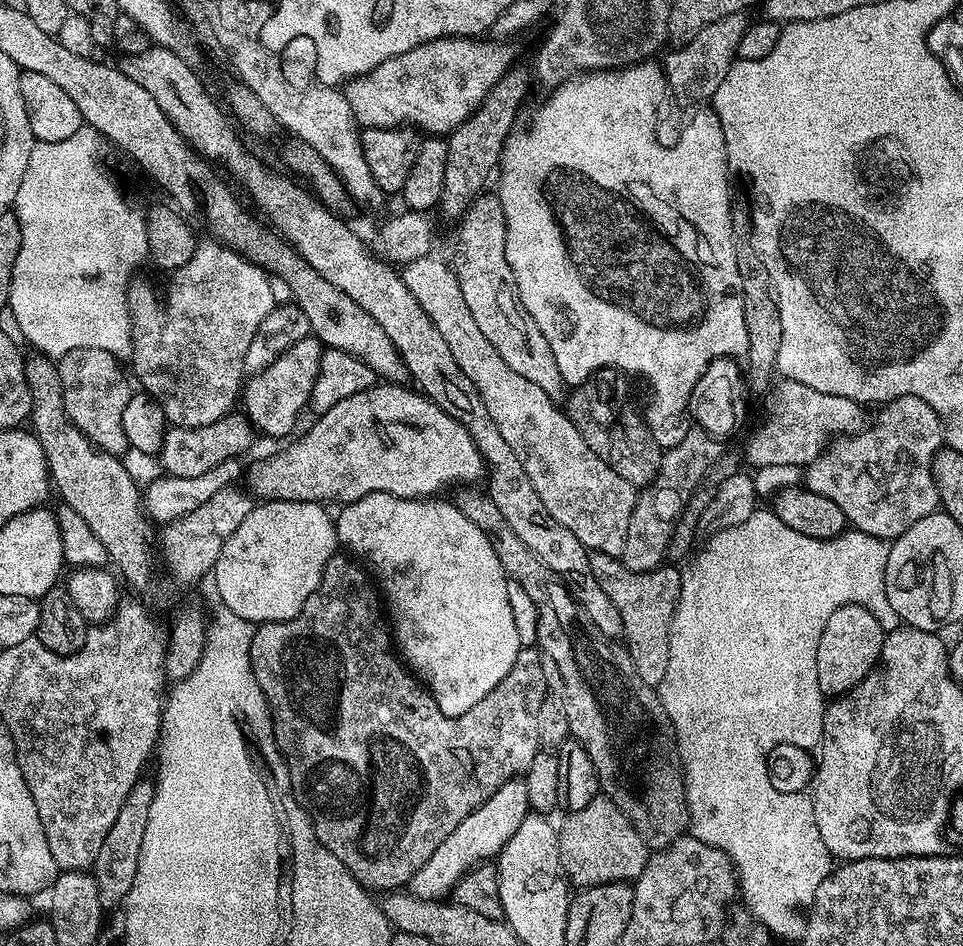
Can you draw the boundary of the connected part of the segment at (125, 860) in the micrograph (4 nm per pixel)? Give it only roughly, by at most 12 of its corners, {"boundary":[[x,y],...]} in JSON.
{"boundary":[[141,778],[96,856],[105,909],[134,886],[156,785]]}

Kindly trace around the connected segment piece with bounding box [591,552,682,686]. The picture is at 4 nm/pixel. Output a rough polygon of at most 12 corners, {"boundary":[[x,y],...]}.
{"boundary":[[592,552],[638,678],[670,666],[681,569],[635,572]]}

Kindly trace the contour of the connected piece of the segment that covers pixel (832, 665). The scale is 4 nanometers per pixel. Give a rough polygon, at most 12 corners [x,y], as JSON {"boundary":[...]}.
{"boundary":[[857,604],[830,614],[816,651],[825,697],[881,663],[885,635]]}

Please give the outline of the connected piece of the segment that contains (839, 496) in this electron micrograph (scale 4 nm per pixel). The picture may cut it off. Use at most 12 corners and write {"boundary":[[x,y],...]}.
{"boundary":[[900,396],[803,473],[889,542],[937,511],[944,424]]}

